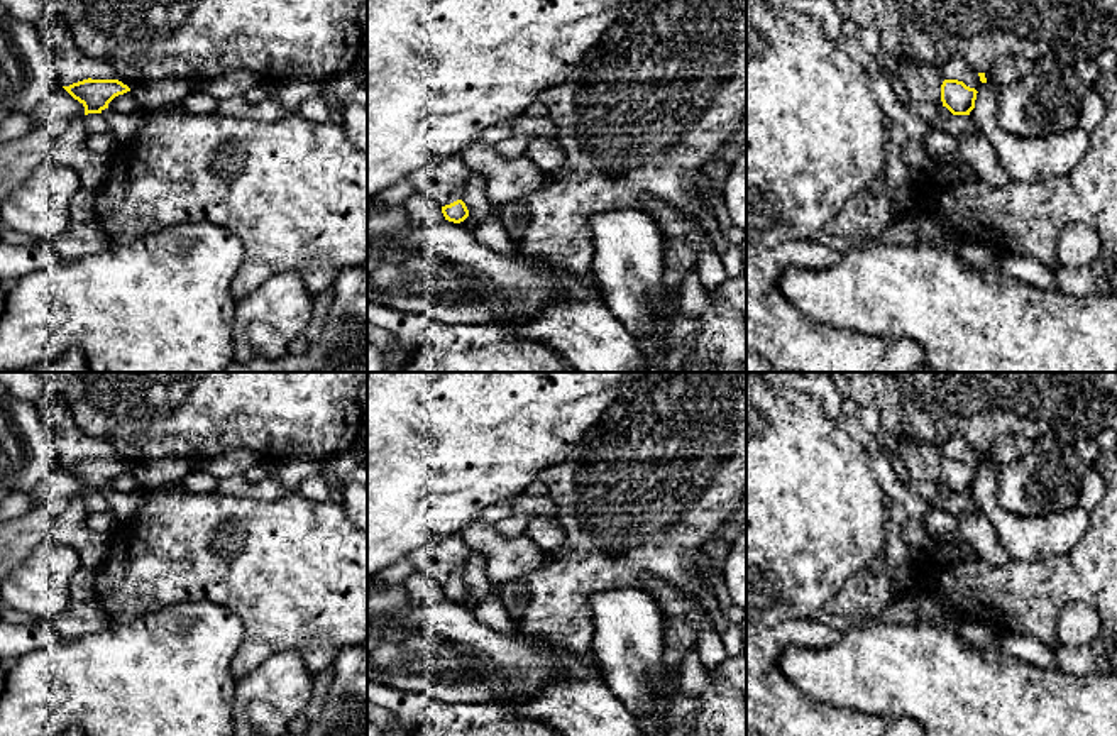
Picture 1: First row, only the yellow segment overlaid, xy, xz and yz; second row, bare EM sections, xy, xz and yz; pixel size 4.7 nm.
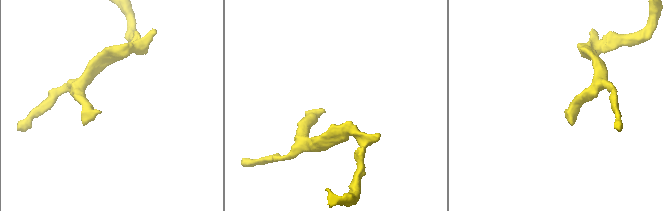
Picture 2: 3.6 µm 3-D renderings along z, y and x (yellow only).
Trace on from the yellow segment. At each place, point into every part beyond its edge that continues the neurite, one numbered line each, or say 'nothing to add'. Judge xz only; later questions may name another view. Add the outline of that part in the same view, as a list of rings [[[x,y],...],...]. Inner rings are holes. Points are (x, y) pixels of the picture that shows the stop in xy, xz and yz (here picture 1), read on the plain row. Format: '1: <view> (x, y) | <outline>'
1: xz (445, 560) | [[[454,533],[413,555],[415,570],[435,577],[442,585],[462,579],[472,548]]]

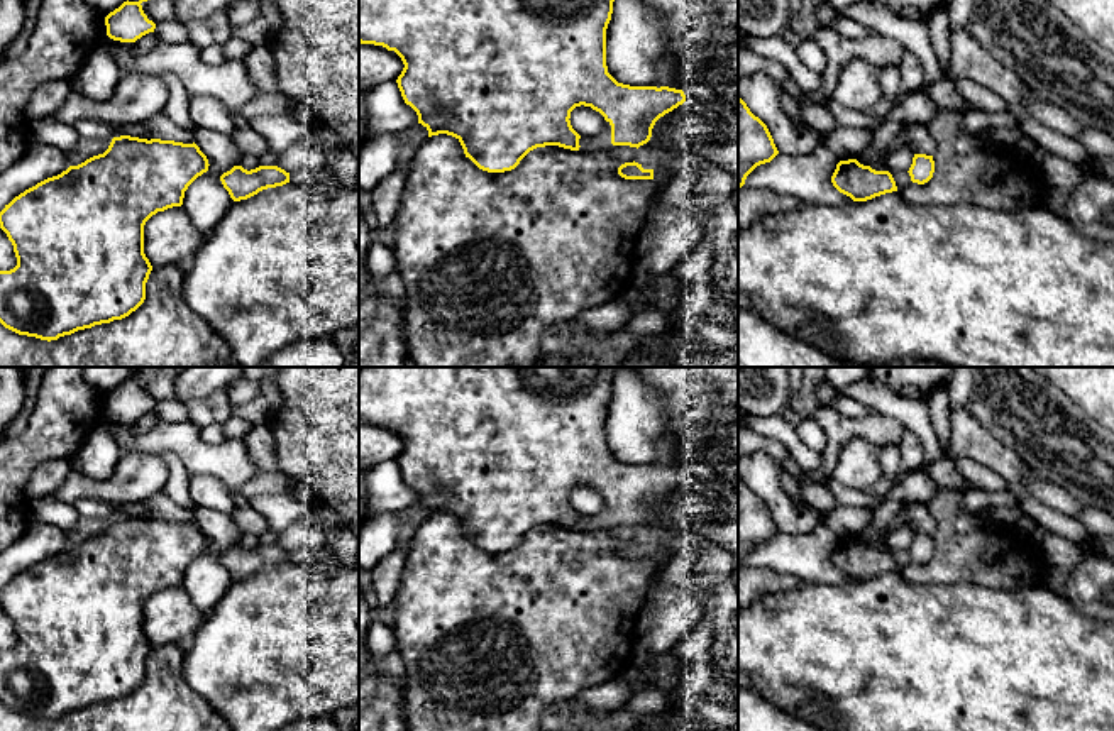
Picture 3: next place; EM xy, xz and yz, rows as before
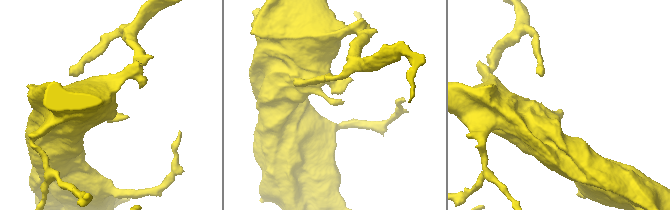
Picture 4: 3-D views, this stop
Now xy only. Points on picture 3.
nothing to add

